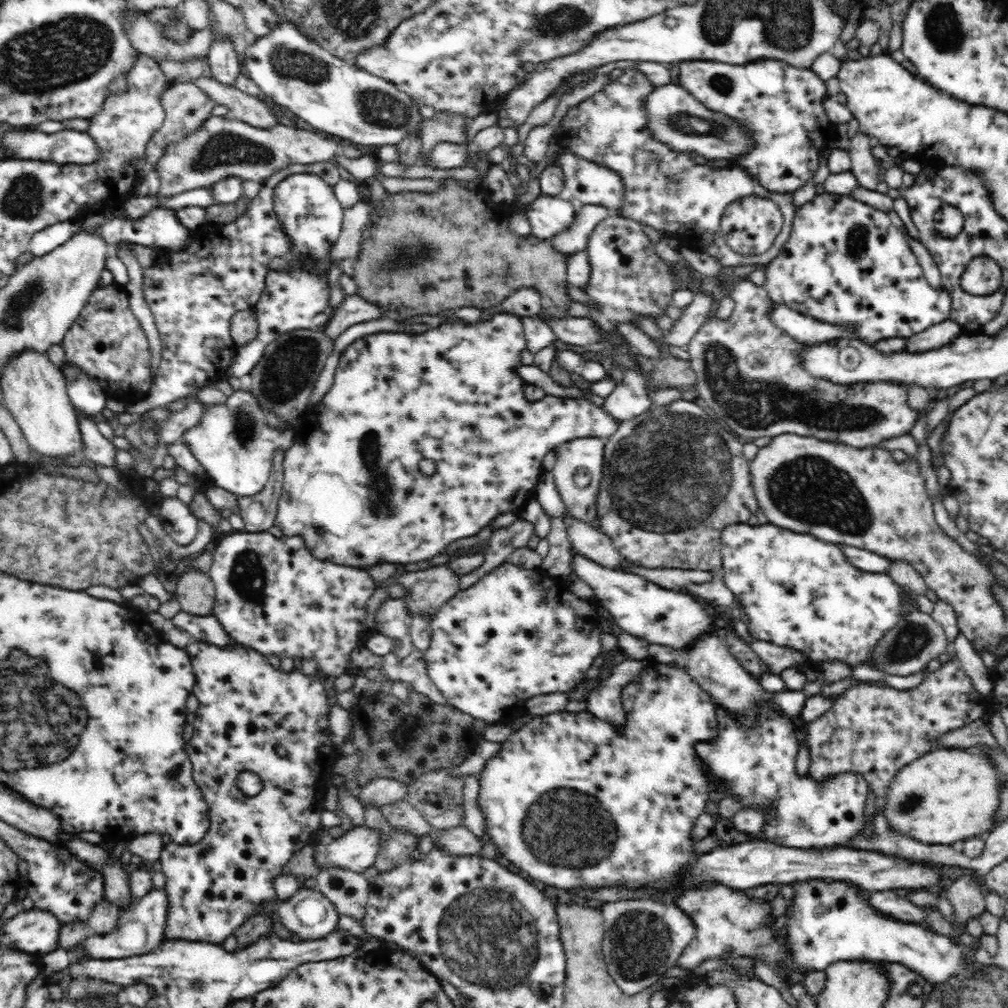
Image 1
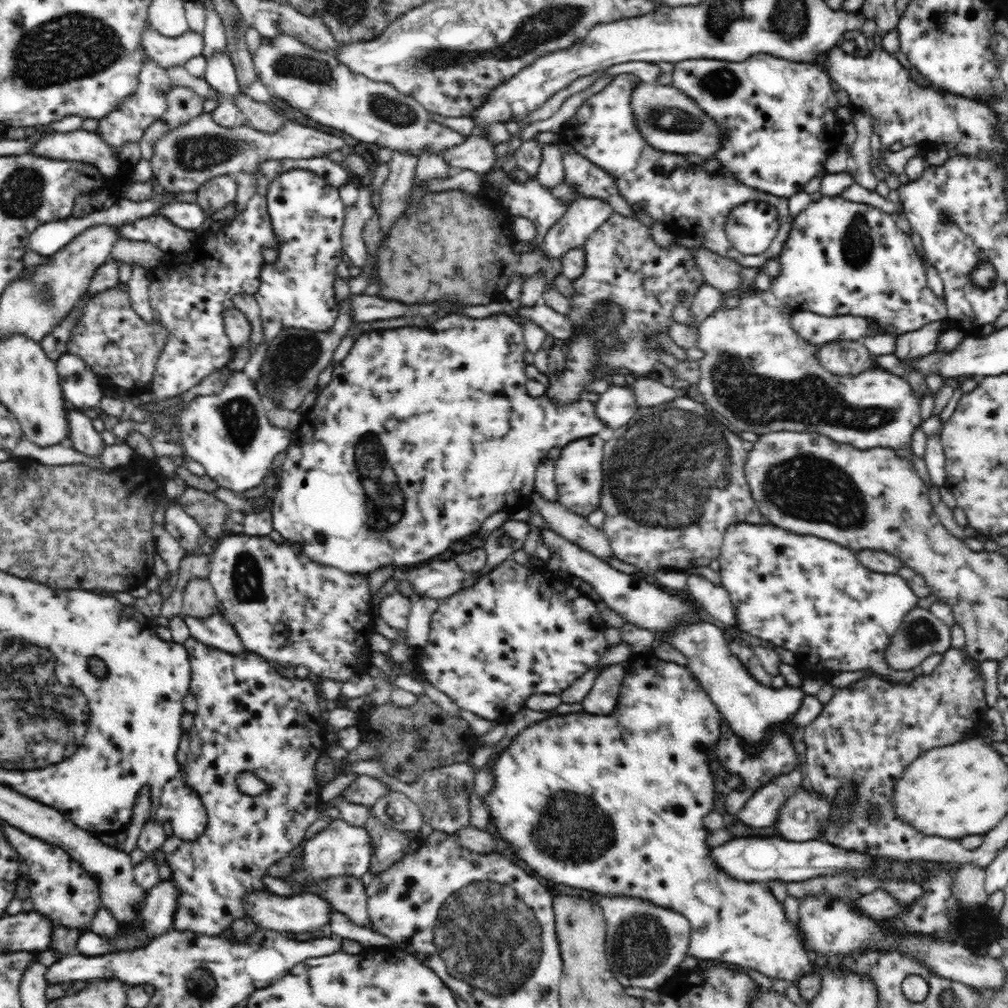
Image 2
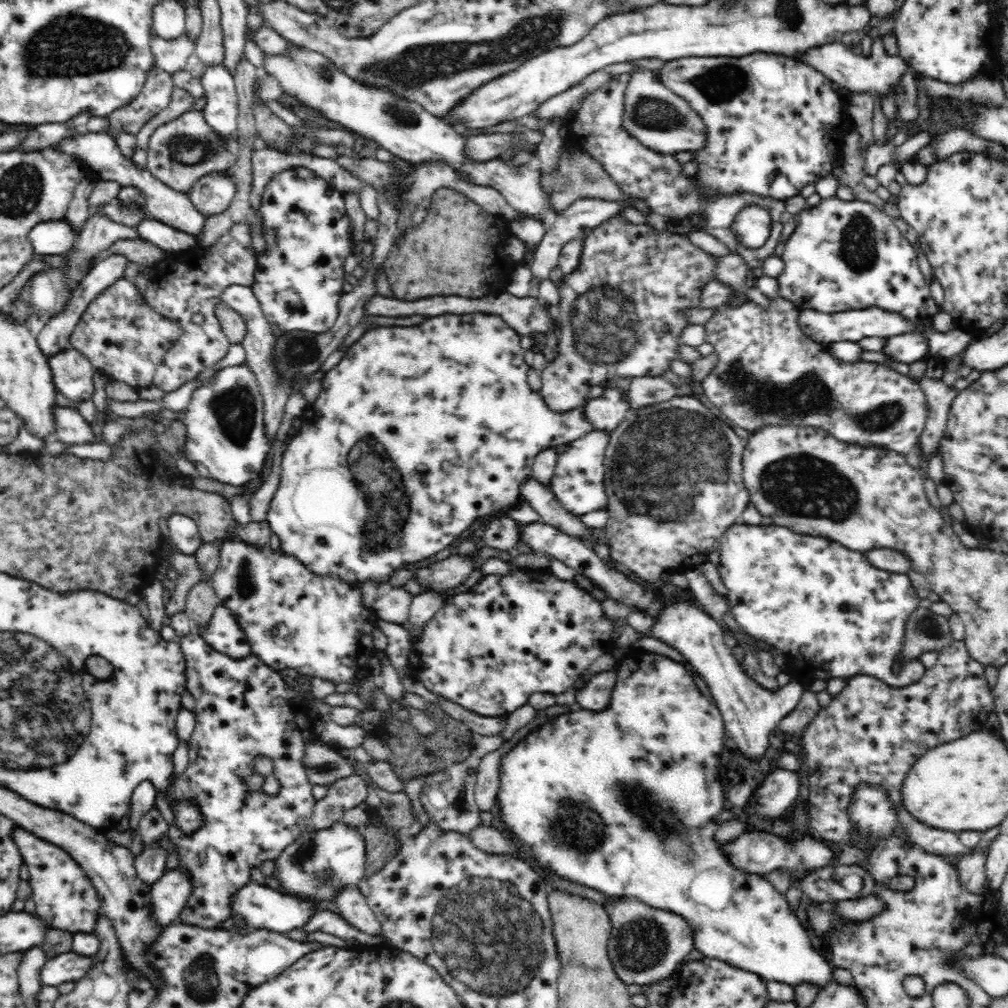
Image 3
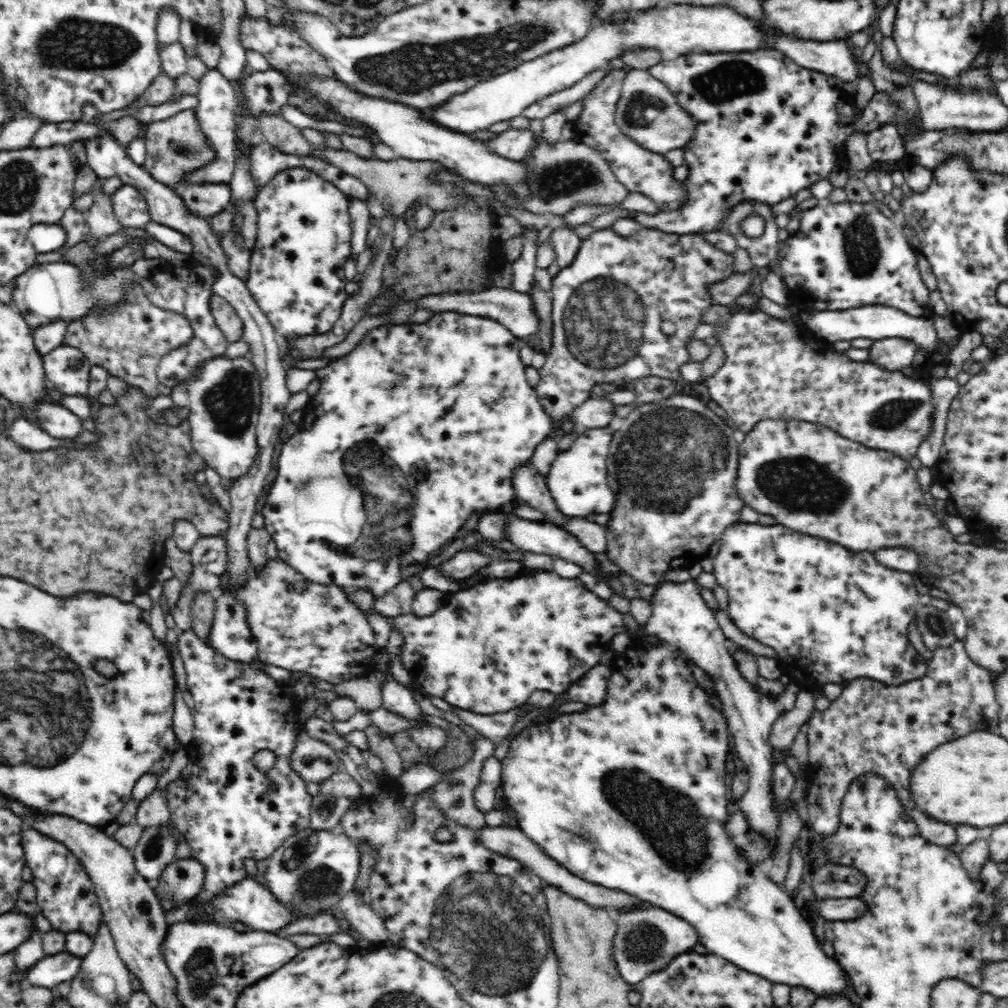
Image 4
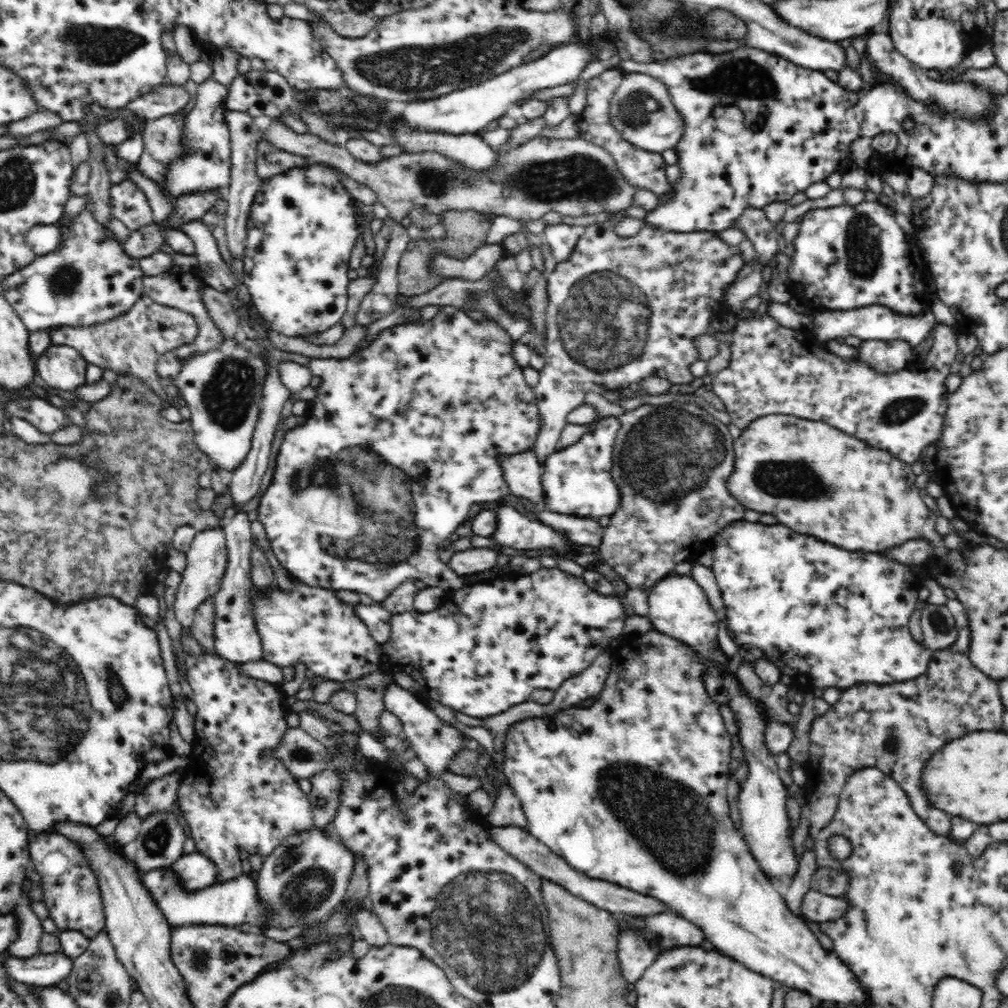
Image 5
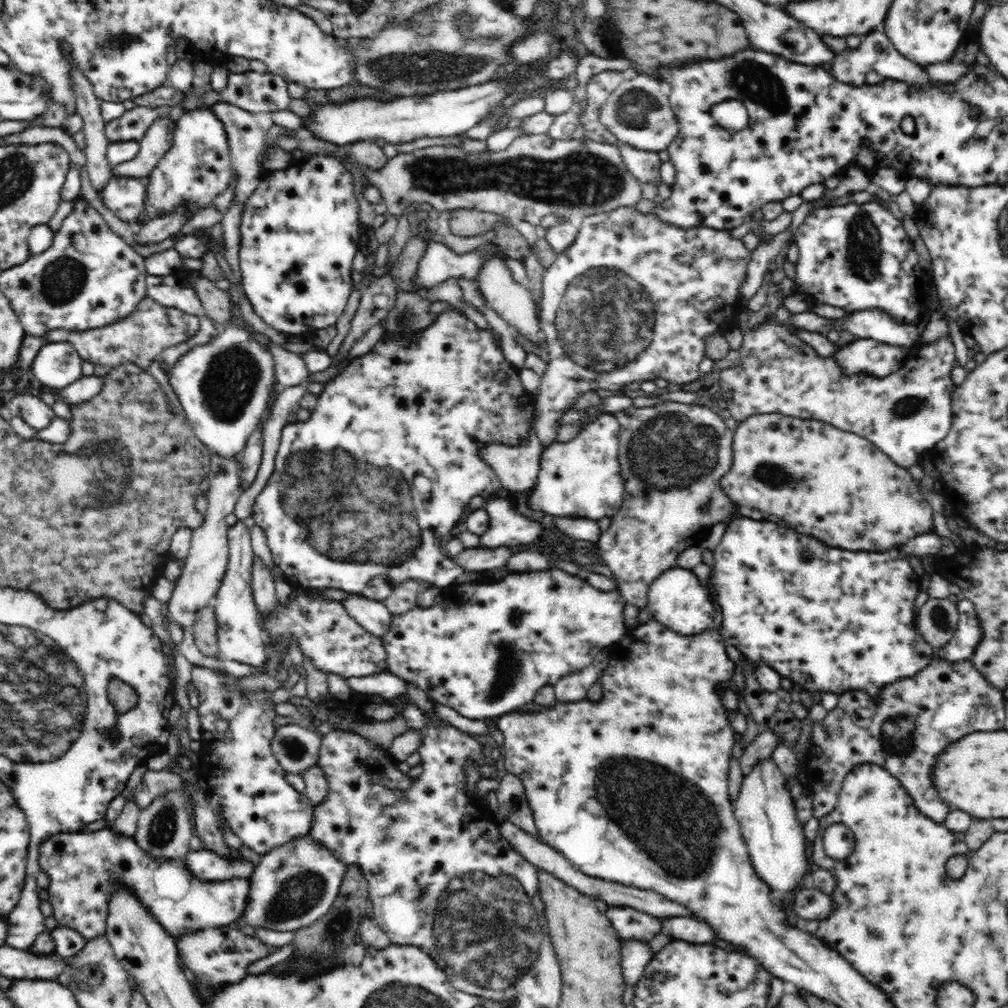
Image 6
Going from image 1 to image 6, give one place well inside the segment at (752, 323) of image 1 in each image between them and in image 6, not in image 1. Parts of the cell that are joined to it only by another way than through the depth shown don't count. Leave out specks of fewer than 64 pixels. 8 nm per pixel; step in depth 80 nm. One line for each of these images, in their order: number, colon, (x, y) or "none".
2: (757, 372)
3: (768, 372)
4: (771, 370)
5: (771, 371)
6: (908, 411)

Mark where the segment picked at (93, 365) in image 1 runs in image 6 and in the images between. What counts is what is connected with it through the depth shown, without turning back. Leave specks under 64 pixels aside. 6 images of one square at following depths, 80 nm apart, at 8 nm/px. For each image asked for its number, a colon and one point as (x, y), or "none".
2: (123, 350)
3: (119, 333)
4: (129, 341)
5: (130, 344)
6: (139, 338)

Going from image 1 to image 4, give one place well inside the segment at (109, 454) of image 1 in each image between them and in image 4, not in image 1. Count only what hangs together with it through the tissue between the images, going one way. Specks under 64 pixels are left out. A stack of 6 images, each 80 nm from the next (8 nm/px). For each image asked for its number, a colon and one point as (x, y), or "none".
2: (85, 439)
3: (71, 428)
4: (59, 422)

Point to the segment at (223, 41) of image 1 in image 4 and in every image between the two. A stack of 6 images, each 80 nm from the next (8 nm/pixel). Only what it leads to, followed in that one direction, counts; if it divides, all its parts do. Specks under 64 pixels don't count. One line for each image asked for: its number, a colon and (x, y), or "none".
2: (220, 73)
3: (221, 111)
4: (216, 113)

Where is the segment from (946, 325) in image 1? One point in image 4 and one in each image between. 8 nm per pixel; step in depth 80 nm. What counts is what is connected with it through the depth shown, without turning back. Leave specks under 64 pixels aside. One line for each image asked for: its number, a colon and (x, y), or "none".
2: (909, 345)
3: (908, 348)
4: (893, 354)

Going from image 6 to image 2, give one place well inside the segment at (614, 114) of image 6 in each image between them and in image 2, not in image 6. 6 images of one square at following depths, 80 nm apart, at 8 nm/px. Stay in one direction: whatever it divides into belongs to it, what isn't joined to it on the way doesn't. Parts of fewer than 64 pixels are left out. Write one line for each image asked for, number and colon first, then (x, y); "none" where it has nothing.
2: (669, 120)
3: (664, 122)
4: (647, 112)
5: (641, 109)

